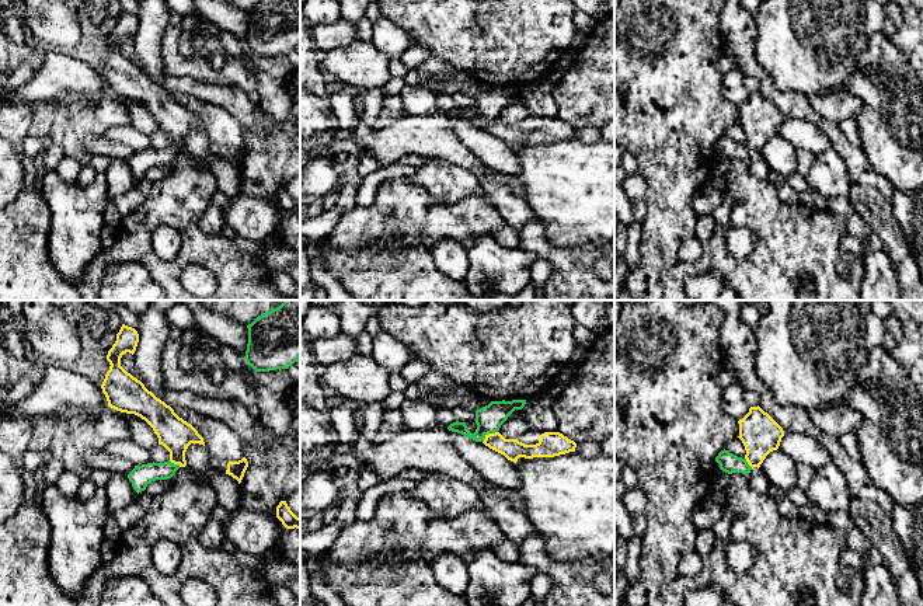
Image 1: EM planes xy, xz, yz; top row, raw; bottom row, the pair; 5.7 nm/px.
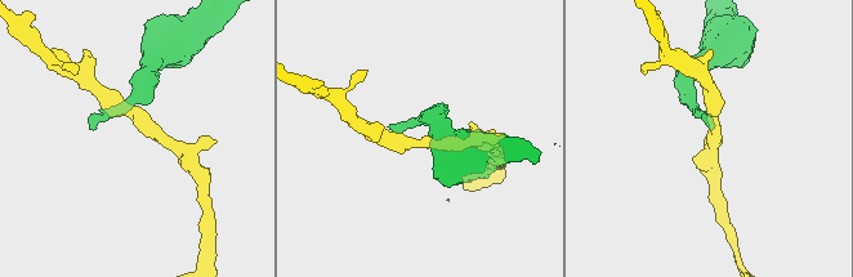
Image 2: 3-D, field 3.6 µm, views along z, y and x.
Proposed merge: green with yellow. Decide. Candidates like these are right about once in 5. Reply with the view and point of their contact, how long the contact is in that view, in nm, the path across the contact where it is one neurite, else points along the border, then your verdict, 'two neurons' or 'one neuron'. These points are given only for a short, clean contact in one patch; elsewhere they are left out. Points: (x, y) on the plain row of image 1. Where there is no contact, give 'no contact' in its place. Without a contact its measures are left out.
meets green in xz at (488, 118); contact 110 nm long; border along xz (497, 117), (490, 118), (483, 128); two neurons

